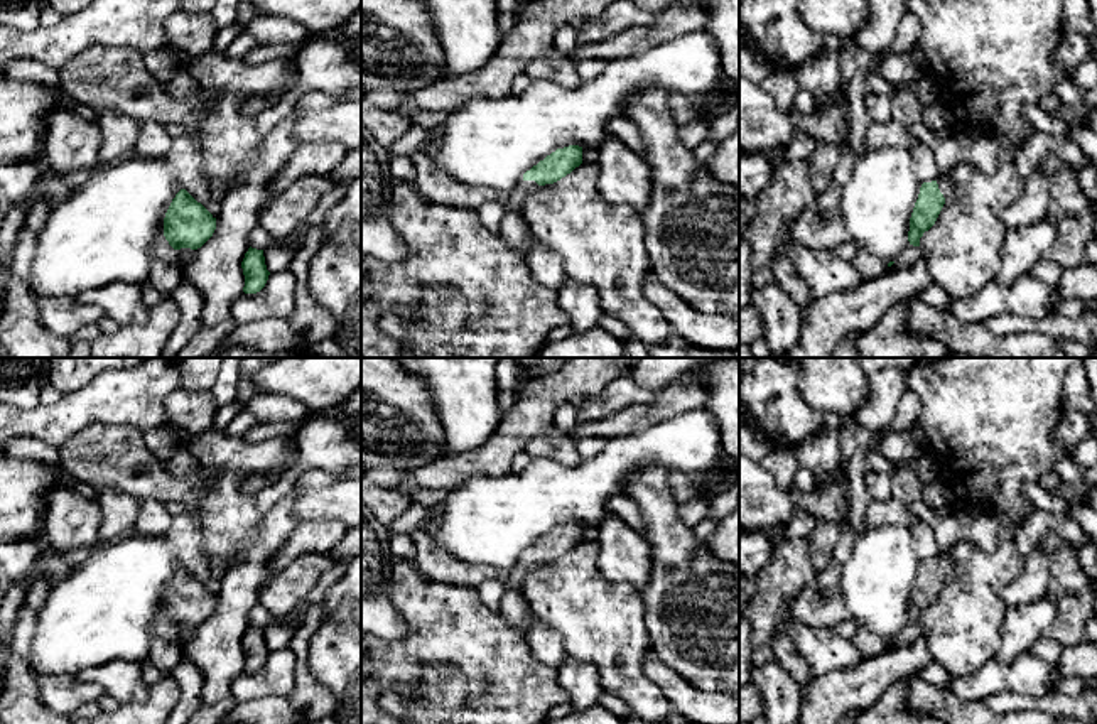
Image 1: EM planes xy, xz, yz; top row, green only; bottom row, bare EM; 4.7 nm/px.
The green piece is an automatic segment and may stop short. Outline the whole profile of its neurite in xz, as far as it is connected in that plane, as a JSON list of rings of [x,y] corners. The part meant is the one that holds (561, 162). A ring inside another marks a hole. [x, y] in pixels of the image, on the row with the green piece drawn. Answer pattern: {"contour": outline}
{"contour": [[[569,145],[557,149],[530,170],[523,174],[523,181],[535,181],[538,186],[554,184],[570,174],[582,164],[582,147]]]}

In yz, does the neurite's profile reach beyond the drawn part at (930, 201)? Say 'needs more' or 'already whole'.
needs more

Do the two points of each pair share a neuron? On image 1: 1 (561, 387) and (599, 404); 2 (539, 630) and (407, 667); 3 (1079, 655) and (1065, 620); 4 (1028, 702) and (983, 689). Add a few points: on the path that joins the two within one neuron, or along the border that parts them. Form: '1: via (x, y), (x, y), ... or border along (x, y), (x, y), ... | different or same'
1: border along (620, 377), (596, 395), (584, 399) | different
2: border along (524, 635), (529, 648), (551, 665) | different
3: border along (1079, 642), (1065, 648) | different
4: border along (1037, 696), (999, 691), (983, 699) | different

